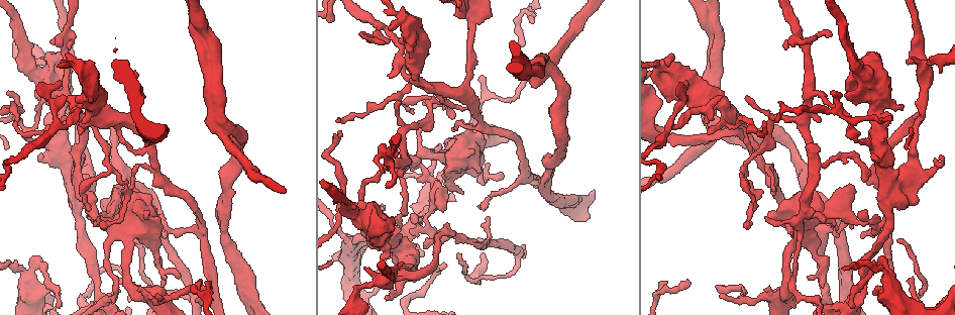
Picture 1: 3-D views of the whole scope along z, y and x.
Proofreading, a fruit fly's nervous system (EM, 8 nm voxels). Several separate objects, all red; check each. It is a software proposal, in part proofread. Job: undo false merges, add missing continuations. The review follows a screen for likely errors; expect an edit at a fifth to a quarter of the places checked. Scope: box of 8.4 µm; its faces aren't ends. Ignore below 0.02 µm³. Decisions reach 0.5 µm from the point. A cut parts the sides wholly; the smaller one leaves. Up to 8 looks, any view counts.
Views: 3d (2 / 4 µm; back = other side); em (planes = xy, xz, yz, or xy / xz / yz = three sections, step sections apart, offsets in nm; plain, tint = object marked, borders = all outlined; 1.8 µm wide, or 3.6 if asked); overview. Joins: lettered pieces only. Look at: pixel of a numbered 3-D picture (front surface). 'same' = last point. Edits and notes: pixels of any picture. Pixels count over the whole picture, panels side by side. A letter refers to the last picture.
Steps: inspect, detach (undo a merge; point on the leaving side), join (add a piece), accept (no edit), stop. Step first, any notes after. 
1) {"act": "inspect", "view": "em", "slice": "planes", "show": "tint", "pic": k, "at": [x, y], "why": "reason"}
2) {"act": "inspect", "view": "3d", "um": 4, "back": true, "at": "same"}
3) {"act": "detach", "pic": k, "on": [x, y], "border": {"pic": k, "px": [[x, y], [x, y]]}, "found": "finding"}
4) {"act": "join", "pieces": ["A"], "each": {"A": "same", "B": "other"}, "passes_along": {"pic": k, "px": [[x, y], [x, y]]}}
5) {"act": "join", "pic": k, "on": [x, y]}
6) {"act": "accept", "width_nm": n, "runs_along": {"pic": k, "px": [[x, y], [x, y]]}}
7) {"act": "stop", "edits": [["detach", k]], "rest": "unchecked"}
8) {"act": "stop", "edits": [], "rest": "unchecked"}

{"act": "inspect", "view": "em", "slice": "planes", "show": "borders", "pic": 1, "at": [463, 122], "why": "an open end"}

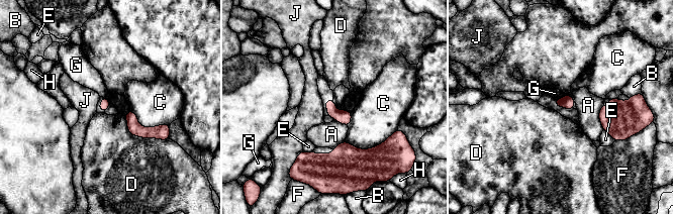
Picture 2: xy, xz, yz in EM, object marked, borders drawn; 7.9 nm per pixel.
{"act": "accept", "each": {"A": "other", "B": "other", "C": "other", "D": "other", "E": "other", "F": "other", "G": "other", "H": "other", "J": "other"}, "found": "no lettered piece goes on from it"}

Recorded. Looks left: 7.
{"act": "inspect", "view": "3d", "um": 4, "pic": 1, "at": [716, 287], "why": "branch stops here"}

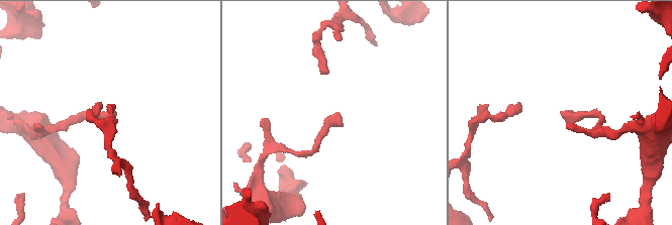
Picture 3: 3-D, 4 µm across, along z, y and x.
{"act": "inspect", "view": "em", "slice": "planes", "show": "tint", "pic": 3, "at": [339, 113], "why": "need the tissue"}

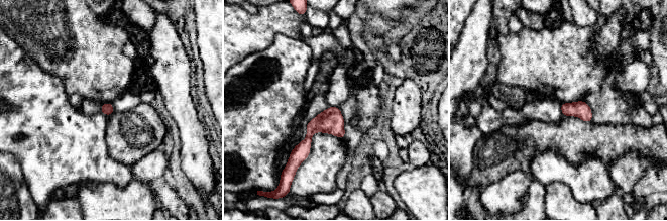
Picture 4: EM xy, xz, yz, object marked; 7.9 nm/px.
{"act": "inspect", "view": "em", "slice": "planes", "show": "borders", "at": "same", "why": "see the neighbours"}

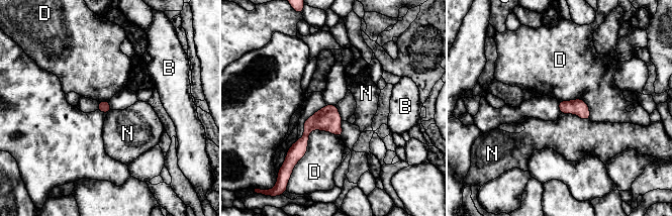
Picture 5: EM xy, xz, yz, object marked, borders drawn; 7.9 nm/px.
{"act": "accept", "longest_contact_nm": ["D", 440], "each": {"B": "other", "D": "other", "N": "other"}, "border": {"pic": 5, "px": [[561, 113], [589, 119]]}, "found": "no lettered piece goes on from it"}

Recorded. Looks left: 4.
{"act": "inspect", "view": "3d", "um": 2, "pic": 1, "at": [891, 195], "why": "two arms in line, one across"}

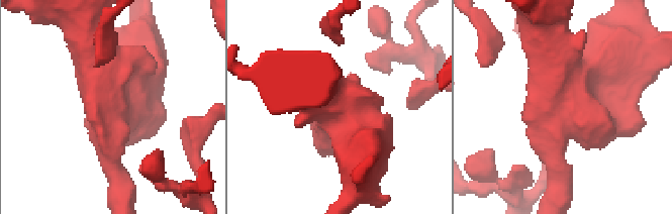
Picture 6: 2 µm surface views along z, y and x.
{"act": "inspect", "view": "em", "slice": "planes", "show": "tint", "pic": 6, "at": [341, 112], "why": "now the EM"}

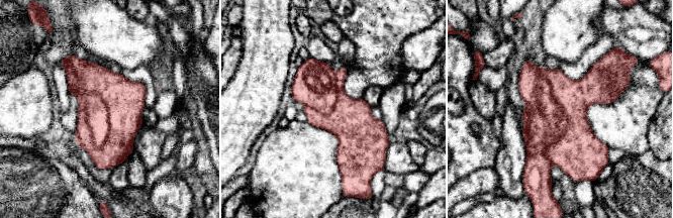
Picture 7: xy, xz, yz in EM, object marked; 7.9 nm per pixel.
{"act": "inspect", "view": "em", "slice": "planes", "show": "borders", "at": "same"}

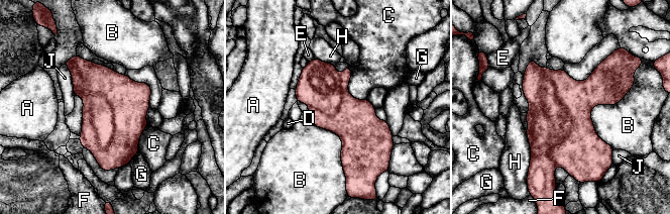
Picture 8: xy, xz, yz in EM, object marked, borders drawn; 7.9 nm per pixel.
{"act": "detach", "pic": 8, "on": [101, 113], "width_nm": 360, "each": {"A": "other", "B": "other", "C": "other", "D": "other", "E": "other", "F": "other", "G": "other", "H": "other", "J": "other"}, "part_leaving": {"pic": 8, "px": [[532, 63], [549, 167]]}, "found": "two neurons meet here"}

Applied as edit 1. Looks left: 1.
{"act": "inspect", "view": "em", "um": 3.6, "slice": "planes", "show": "borders", "pic": 1, "at": [94, 102], "why": "arms run side by side"}

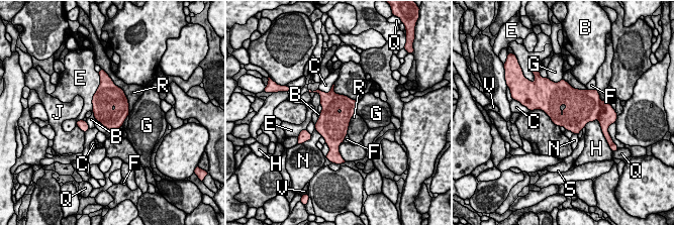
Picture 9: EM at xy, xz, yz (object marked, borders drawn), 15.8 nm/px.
{"act": "accept", "each": {"B": "other", "C": "other", "E": "other", "F": "other", "G": "other", "H": "other", "J": "other", "N": "other", "Q": "other", "R": "other", "S": "other", "V": "other"}, "border": {"pic": 9, "px": [[111, 79], [127, 99], [123, 124]]}, "found": "all the same neuron"}

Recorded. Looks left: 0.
{"act": "stop", "edits": [["detach", 8]], "rest": "unchecked"}

